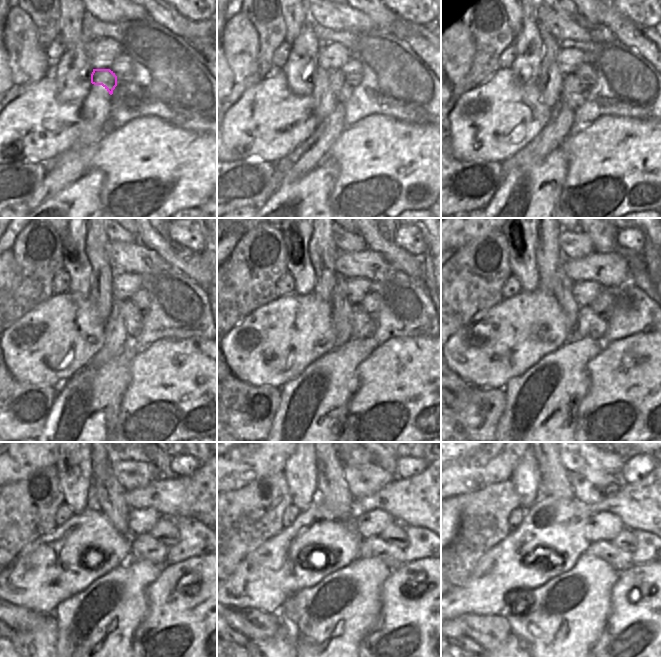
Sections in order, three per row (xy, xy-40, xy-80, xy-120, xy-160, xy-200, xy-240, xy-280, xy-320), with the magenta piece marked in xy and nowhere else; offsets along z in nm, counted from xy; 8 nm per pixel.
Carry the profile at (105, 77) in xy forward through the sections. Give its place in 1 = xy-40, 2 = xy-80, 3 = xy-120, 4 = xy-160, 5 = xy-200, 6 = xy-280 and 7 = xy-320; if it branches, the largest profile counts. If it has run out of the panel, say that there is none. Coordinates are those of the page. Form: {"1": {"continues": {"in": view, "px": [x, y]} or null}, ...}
{"1": {"continues": {"in": "xy-40", "px": [343, 89]}}, "2": {"continues": {"in": "xy-80", "px": [574, 92]}}, "3": {"continues": {"in": "xy-120", "px": [133, 318]}}, "4": {"continues": {"in": "xy-160", "px": [364, 325]}}, "5": {"continues": {"in": "xy-200", "px": [589, 324]}}, "6": {"continues": {"in": "xy-280", "px": [374, 547]}}, "7": {"continues": {"in": "xy-320", "px": [620, 559]}}}

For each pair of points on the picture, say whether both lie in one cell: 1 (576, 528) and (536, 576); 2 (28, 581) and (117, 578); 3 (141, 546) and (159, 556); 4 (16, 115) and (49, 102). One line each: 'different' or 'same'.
1: same
2: different
3: same
4: same

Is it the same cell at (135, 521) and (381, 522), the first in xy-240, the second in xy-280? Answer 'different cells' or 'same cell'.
same cell

